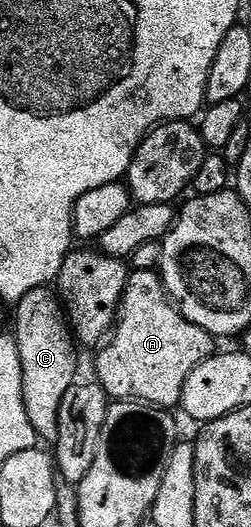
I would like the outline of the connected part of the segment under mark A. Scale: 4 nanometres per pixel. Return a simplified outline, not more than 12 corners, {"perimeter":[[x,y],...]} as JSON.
{"perimeter":[[133,270],[96,355],[110,399],[177,408],[213,335]]}

